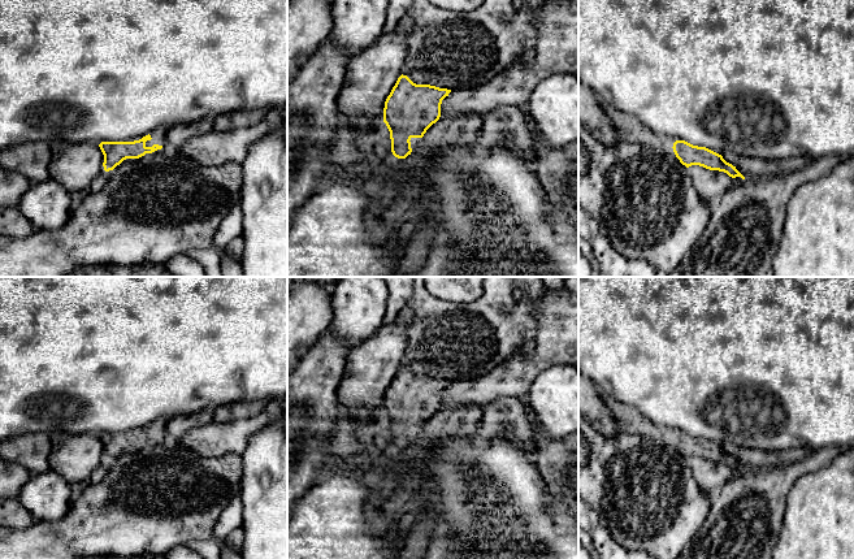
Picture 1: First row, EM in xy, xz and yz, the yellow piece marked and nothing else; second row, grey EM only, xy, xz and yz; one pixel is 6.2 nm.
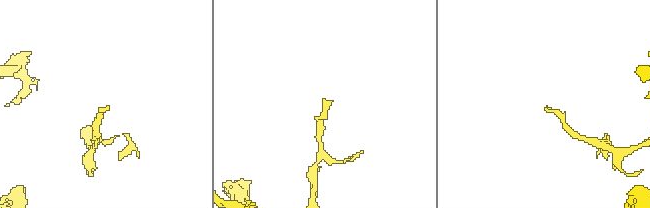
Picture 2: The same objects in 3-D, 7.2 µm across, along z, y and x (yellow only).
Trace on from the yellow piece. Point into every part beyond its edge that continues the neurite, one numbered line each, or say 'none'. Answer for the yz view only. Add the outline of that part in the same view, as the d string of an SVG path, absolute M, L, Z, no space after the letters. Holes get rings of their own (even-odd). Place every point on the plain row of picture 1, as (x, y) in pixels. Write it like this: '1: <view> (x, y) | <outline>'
1: yz (628, 419) | M599 391L599 396L610 408L620 432L672 441L673 433L669 429L658 426L645 417L636 407L620 403L603 391Z

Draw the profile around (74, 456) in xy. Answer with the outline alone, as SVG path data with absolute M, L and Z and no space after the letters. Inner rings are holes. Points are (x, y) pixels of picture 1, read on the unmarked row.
M52 433L49 468L70 485L90 480L91 473L103 465L104 446L92 433Z

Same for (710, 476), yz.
M692 456L689 462L694 480L703 493L710 497L733 476L733 469L724 463L710 462L699 456Z

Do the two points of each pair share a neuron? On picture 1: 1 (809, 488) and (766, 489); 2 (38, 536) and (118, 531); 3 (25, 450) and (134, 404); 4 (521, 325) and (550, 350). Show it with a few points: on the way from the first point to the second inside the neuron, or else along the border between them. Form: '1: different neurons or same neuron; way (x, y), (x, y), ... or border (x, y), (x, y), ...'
1: different neurons; border (815, 471), (803, 473), (793, 484), (783, 518)
2: same neuron; way (57, 538), (69, 538), (85, 531), (99, 531)
3: different neurons; border (51, 433), (27, 432), (20, 434)
4: different neurons; border (538, 306), (534, 349), (511, 355)

